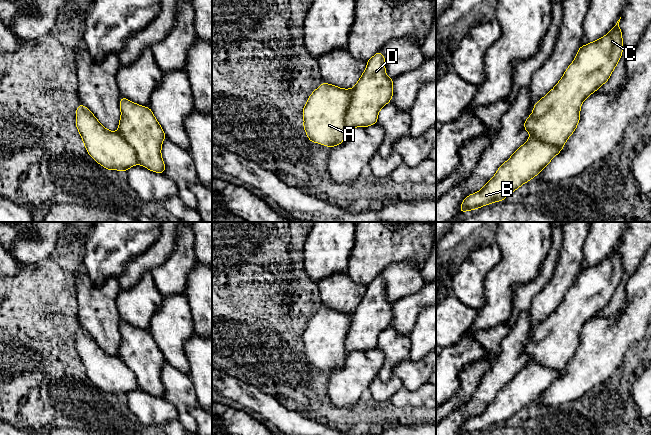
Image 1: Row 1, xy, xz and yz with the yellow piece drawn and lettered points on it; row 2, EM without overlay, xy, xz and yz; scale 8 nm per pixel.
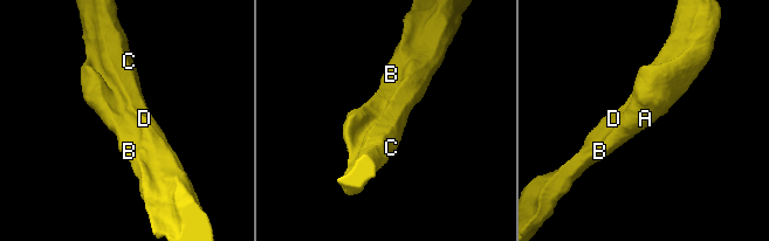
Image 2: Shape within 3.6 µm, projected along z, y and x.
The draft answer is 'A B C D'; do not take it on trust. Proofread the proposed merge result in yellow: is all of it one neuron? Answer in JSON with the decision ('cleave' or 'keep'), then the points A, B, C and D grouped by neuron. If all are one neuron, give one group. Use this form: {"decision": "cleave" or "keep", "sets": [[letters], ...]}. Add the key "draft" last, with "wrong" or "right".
{"decision": "cleave", "sets": [["A", "B"], ["C", "D"]], "draft": "wrong"}

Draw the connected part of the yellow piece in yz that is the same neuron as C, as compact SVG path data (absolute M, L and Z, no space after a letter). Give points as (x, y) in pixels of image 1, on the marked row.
M620 19L607 35L581 46L557 85L535 103L532 114L524 123L524 129L530 133L530 138L558 147L565 145L578 125L583 101L607 82L622 56L623 40L619 22Z

